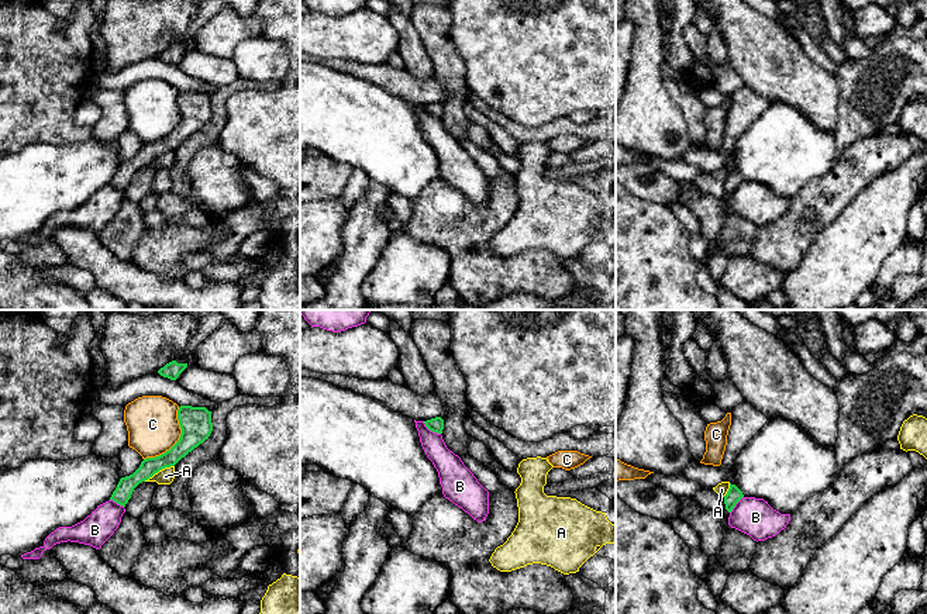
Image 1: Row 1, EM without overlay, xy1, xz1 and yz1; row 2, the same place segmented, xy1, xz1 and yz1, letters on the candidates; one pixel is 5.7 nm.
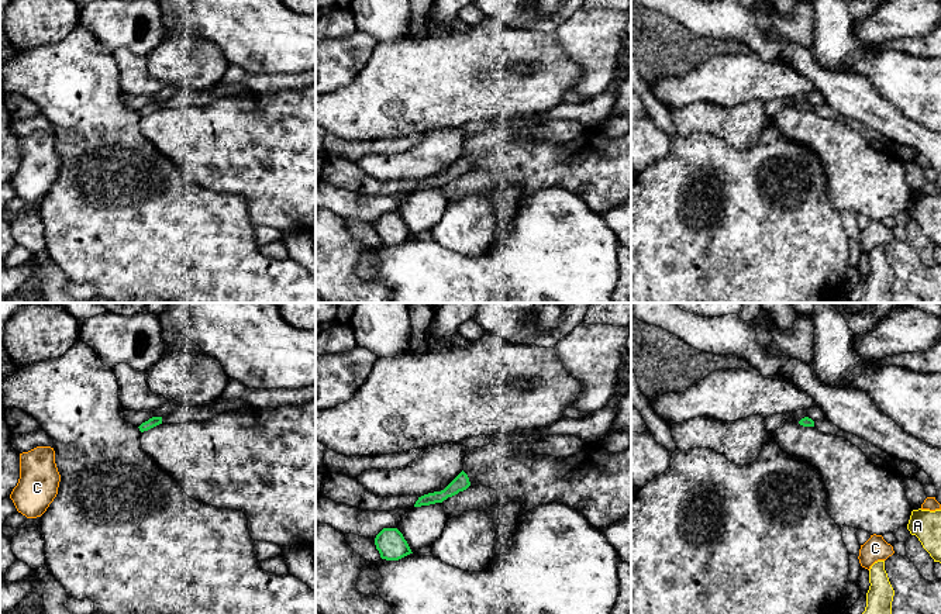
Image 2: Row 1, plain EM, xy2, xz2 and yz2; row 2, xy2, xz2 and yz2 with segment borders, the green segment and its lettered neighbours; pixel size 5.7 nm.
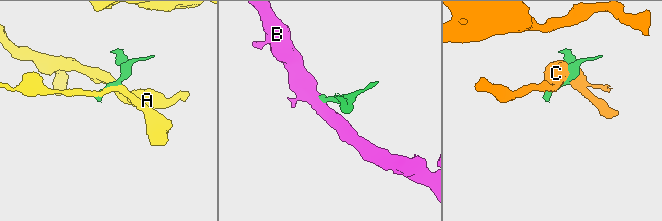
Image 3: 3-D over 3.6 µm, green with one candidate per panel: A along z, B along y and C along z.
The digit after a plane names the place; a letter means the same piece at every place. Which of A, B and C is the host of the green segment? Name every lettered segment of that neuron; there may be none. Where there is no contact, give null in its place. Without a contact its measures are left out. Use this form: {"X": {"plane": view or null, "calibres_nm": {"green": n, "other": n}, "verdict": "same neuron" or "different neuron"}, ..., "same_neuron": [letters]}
{"A": {"plane": "xy1", "calibres_nm": {"green": 120, "other": 90}, "verdict": "different neuron"}, "B": {"plane": "xz1", "calibres_nm": {"green": 80, "other": 150}, "verdict": "different neuron"}, "C": {"plane": "xy1", "calibres_nm": {"green": 180, "other": 300}, "verdict": "different neuron"}, "same_neuron": []}

